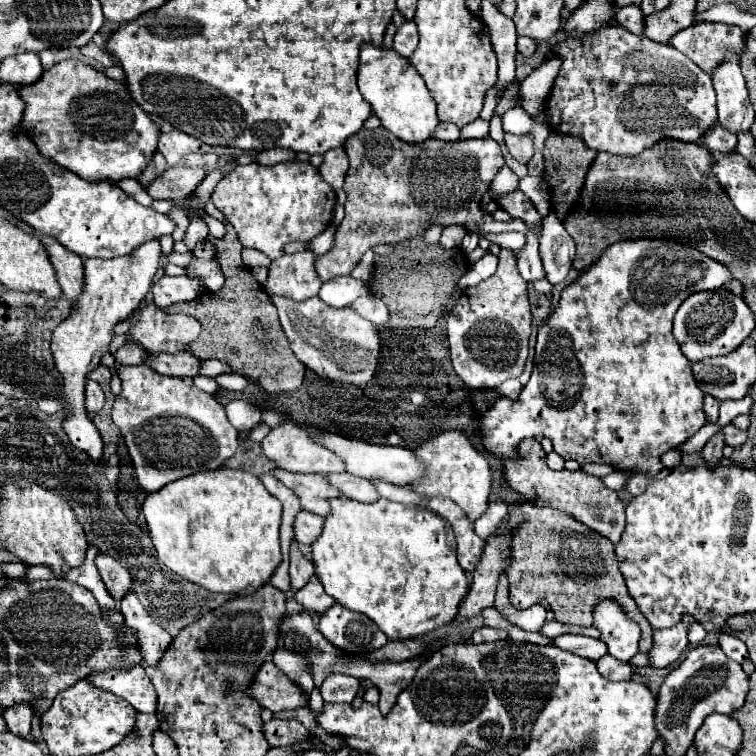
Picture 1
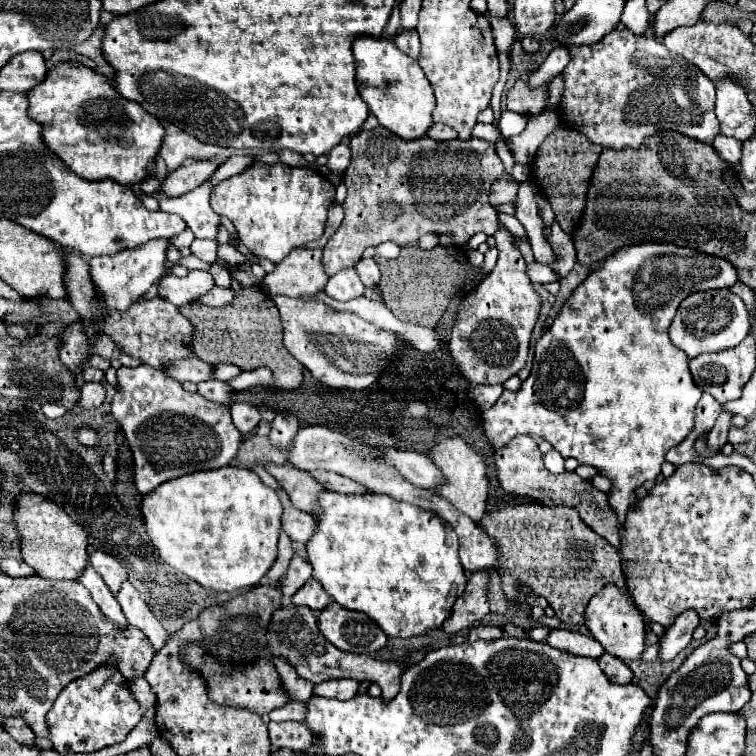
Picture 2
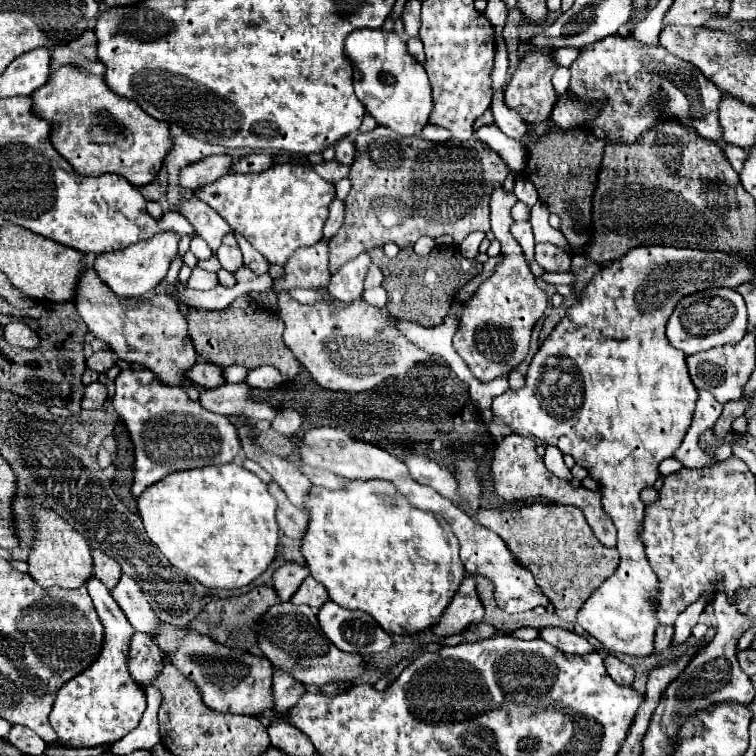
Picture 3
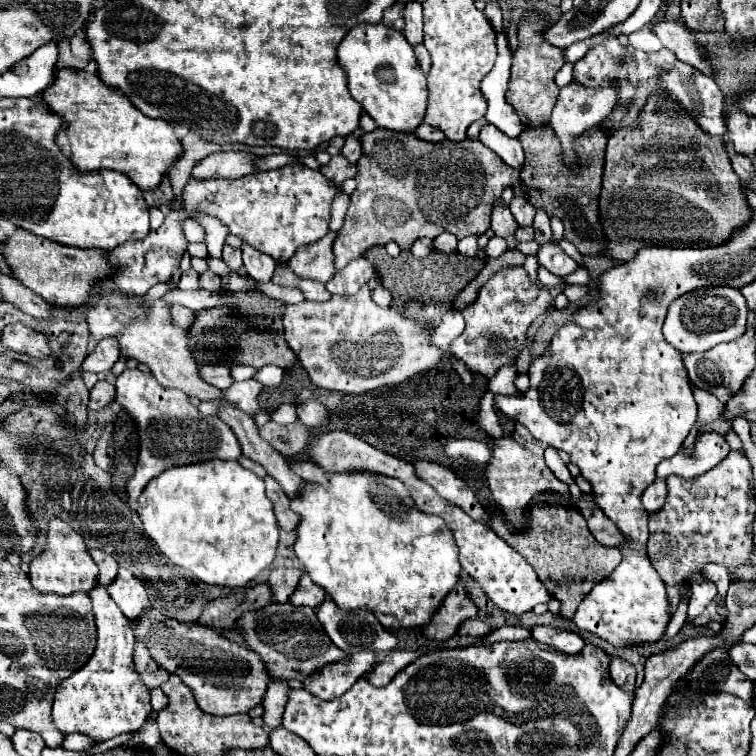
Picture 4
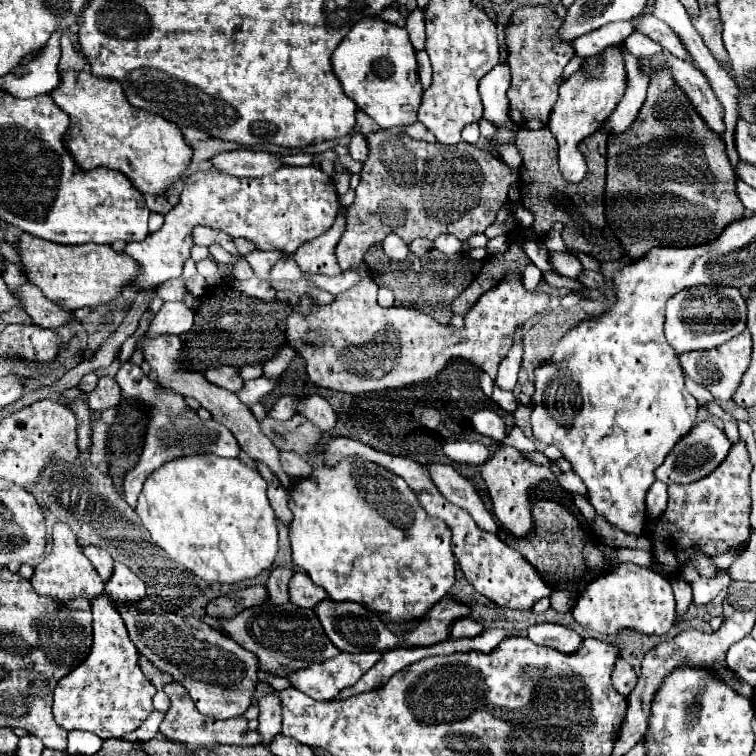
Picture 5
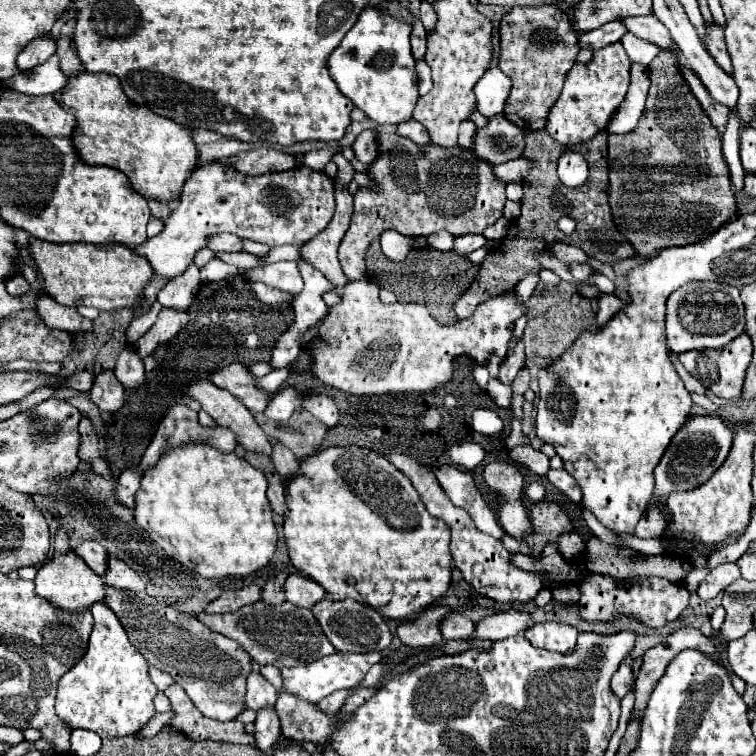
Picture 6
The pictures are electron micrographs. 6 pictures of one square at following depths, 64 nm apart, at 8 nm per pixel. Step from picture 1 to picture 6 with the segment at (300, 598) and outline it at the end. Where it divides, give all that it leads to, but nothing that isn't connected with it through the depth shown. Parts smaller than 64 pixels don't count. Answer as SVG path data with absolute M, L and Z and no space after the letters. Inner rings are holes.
M290 574L284 584L284 592L286 592L288 602L302 608L312 608L326 596L320 584L316 584L312 578L302 576L302 574Z

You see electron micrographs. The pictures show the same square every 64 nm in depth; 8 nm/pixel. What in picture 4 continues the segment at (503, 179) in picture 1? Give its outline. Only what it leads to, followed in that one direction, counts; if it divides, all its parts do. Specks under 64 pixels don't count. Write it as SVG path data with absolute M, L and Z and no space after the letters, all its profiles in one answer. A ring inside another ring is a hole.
M500 198L496 202L496 208L492 210L492 232L500 238L506 240L508 244L508 250L516 250L518 248L518 242L514 238L514 232L518 228L518 222L514 220L514 216L510 214L510 208L508 204L504 204L504 200ZM508 266L496 272L486 286L480 288L478 298L462 310L466 320L464 332L452 342L452 352L458 354L464 364L484 378L492 378L502 366L512 364L526 346L526 332L530 324L544 314L552 304L552 296L546 288L532 282L524 266Z

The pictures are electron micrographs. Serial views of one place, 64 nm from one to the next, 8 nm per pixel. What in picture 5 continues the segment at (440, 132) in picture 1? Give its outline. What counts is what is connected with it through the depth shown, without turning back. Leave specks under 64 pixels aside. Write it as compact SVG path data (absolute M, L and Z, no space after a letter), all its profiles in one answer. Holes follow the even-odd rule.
M414 122L412 126L406 126L404 130L406 130L408 136L412 136L412 138L416 138L416 140L424 140L424 142L436 140L436 136L434 136L422 122Z

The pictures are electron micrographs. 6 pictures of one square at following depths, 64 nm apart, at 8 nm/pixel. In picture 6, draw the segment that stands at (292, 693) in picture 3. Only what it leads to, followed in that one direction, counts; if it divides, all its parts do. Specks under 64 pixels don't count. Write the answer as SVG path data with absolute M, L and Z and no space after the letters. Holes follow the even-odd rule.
M276 708L260 710L254 722L254 738L256 738L256 748L260 748L262 752L268 752L280 738L280 718L276 714Z

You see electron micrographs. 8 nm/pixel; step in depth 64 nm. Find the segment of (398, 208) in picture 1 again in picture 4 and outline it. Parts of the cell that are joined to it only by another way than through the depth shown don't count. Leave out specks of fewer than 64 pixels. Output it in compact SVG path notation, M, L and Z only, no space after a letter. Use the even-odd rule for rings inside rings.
M378 128L374 132L362 134L360 144L362 158L356 162L356 190L350 196L344 226L336 234L332 246L336 270L344 268L350 260L362 256L366 250L374 246L384 246L390 240L394 240L402 250L410 250L410 246L422 236L436 238L442 232L450 232L458 240L468 234L480 236L490 228L490 212L496 198L506 186L516 186L516 182L520 180L520 172L504 164L502 158L486 148L478 138L466 138L462 142L426 142L416 138L414 134Z

